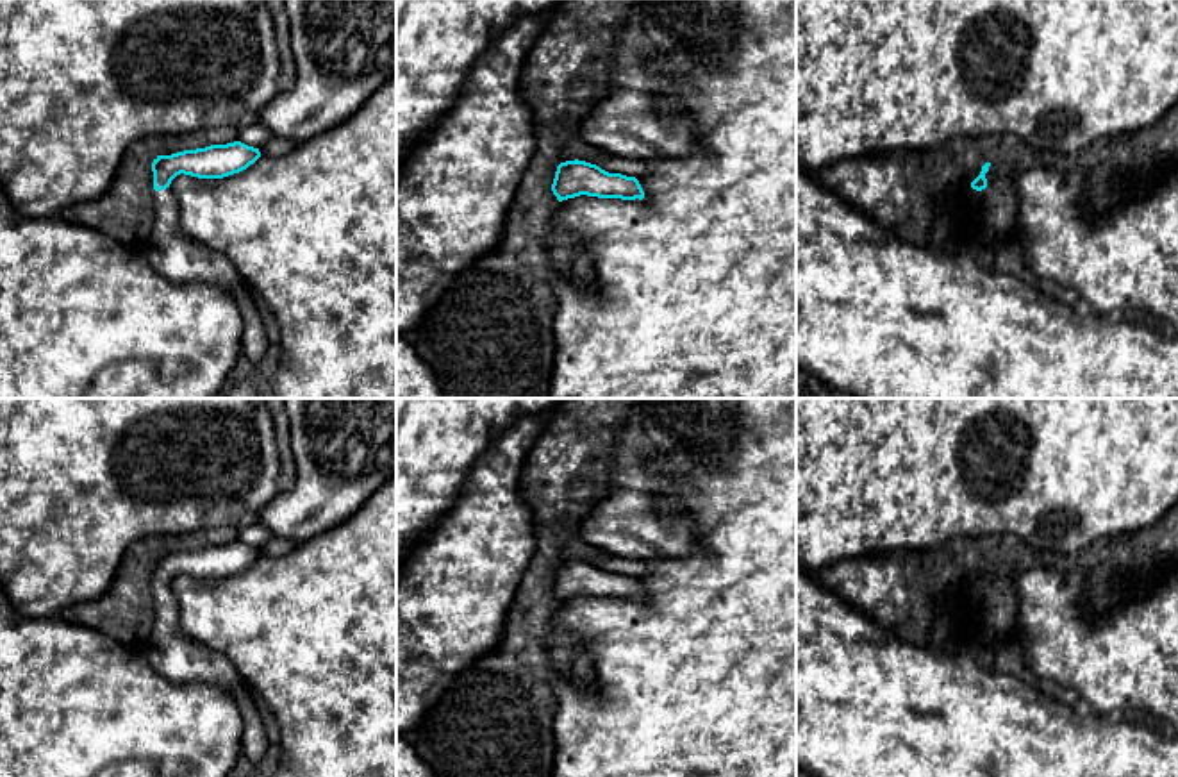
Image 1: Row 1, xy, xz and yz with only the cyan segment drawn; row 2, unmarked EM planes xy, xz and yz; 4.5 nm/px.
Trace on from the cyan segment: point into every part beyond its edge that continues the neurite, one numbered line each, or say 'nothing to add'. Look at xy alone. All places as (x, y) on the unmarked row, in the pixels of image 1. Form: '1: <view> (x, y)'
1: xy (179, 658)

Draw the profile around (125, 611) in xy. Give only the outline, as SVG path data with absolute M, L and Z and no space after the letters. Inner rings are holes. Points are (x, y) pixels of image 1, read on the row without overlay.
M150 545L130 550L96 600L68 606L59 616L100 631L136 654L146 654L155 627L152 559L157 554Z

